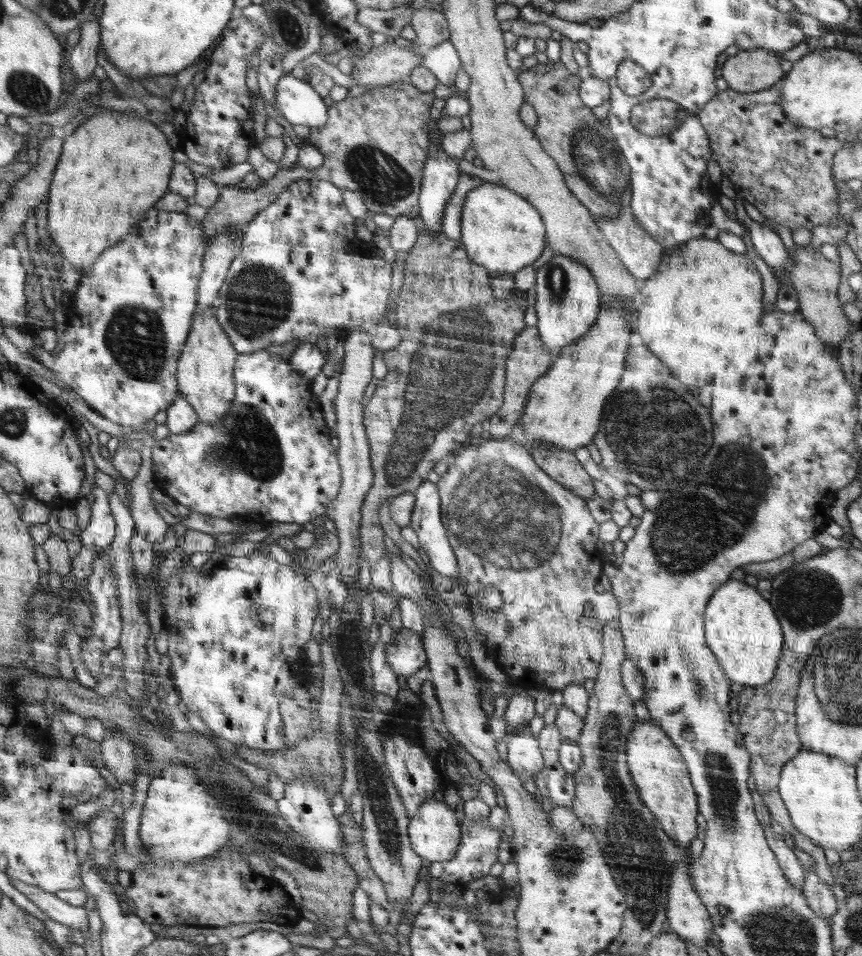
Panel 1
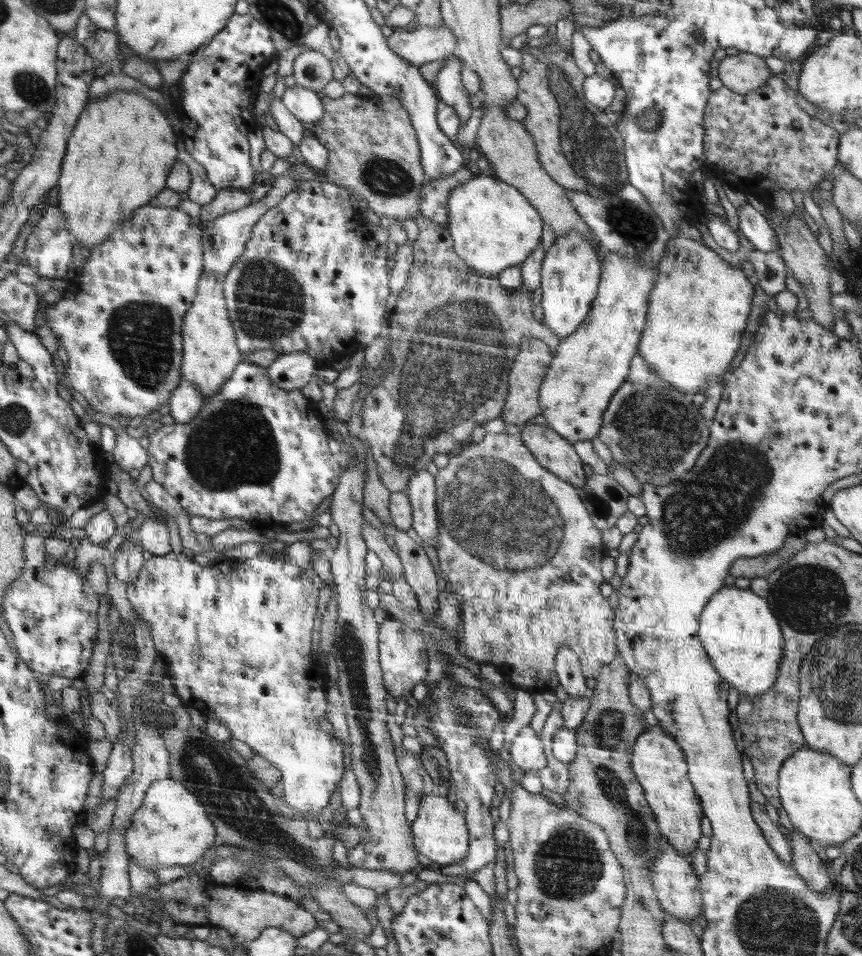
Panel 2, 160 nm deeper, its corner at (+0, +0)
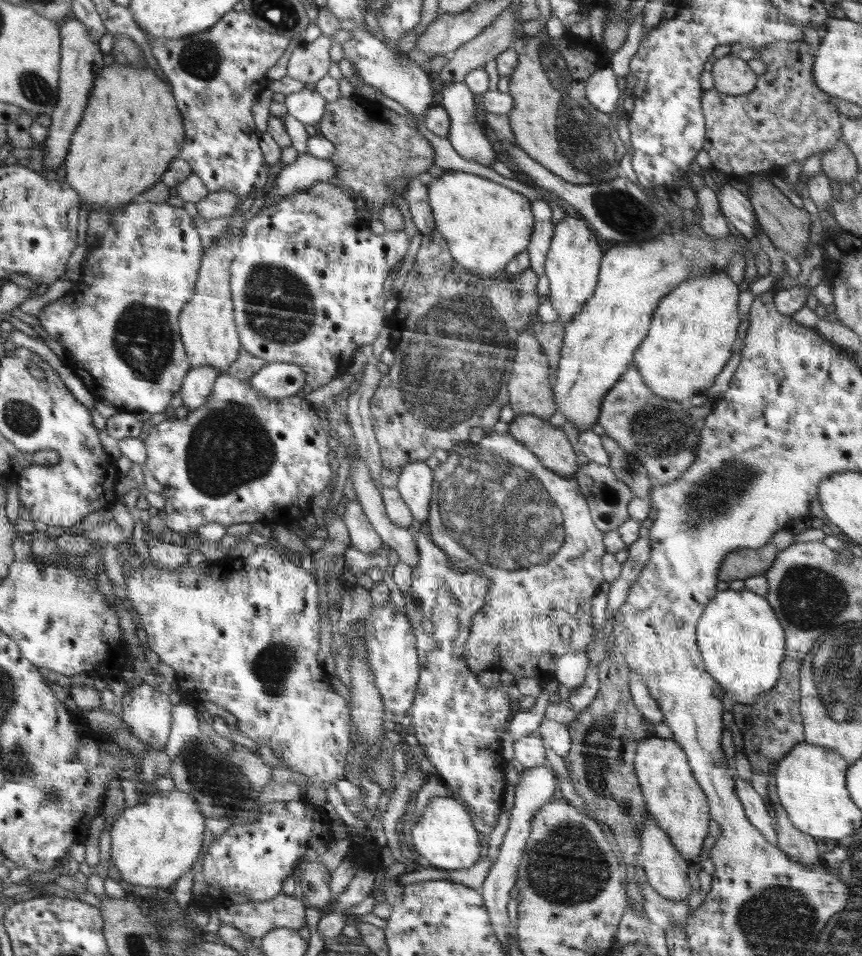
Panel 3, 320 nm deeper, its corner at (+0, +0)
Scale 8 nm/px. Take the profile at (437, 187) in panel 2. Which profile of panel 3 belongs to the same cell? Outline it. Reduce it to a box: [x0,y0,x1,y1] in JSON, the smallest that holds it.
[404,173,436,235]

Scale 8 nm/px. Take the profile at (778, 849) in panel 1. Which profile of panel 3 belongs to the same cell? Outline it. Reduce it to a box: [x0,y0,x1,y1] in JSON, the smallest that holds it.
[737,778,777,845]

